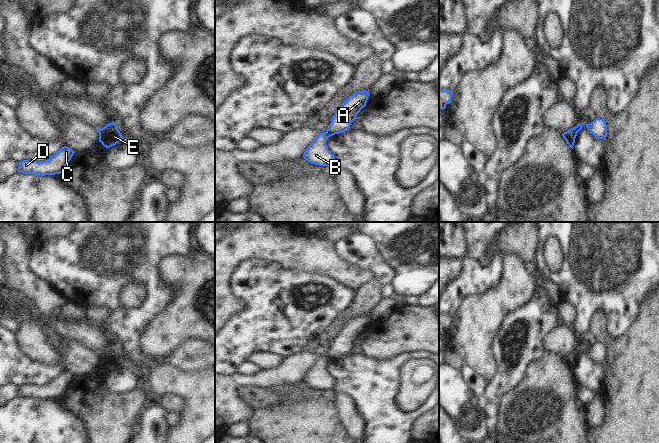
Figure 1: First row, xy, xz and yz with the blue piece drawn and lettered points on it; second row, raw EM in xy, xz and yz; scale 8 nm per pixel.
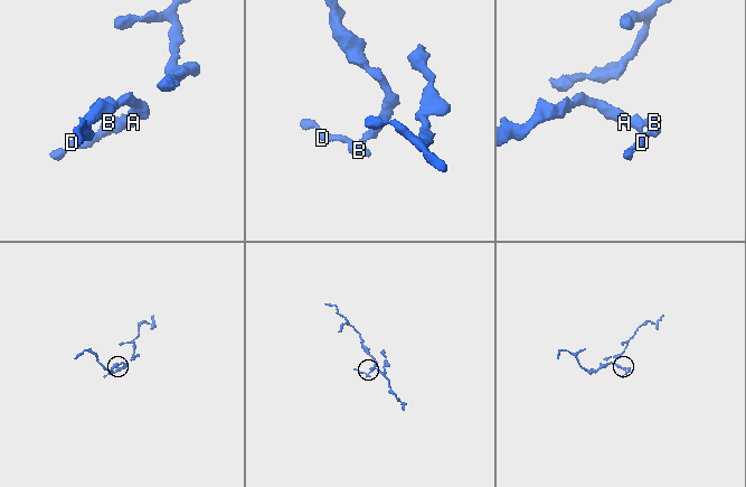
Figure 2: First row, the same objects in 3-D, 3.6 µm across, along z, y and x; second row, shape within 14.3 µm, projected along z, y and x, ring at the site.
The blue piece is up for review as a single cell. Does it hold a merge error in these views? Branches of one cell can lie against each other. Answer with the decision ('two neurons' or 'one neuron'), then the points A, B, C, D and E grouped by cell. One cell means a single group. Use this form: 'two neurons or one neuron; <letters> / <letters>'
two neurons; A E / B C D

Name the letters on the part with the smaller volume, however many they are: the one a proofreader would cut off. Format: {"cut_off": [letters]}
{"cut_off": ["B", "C", "D"]}

